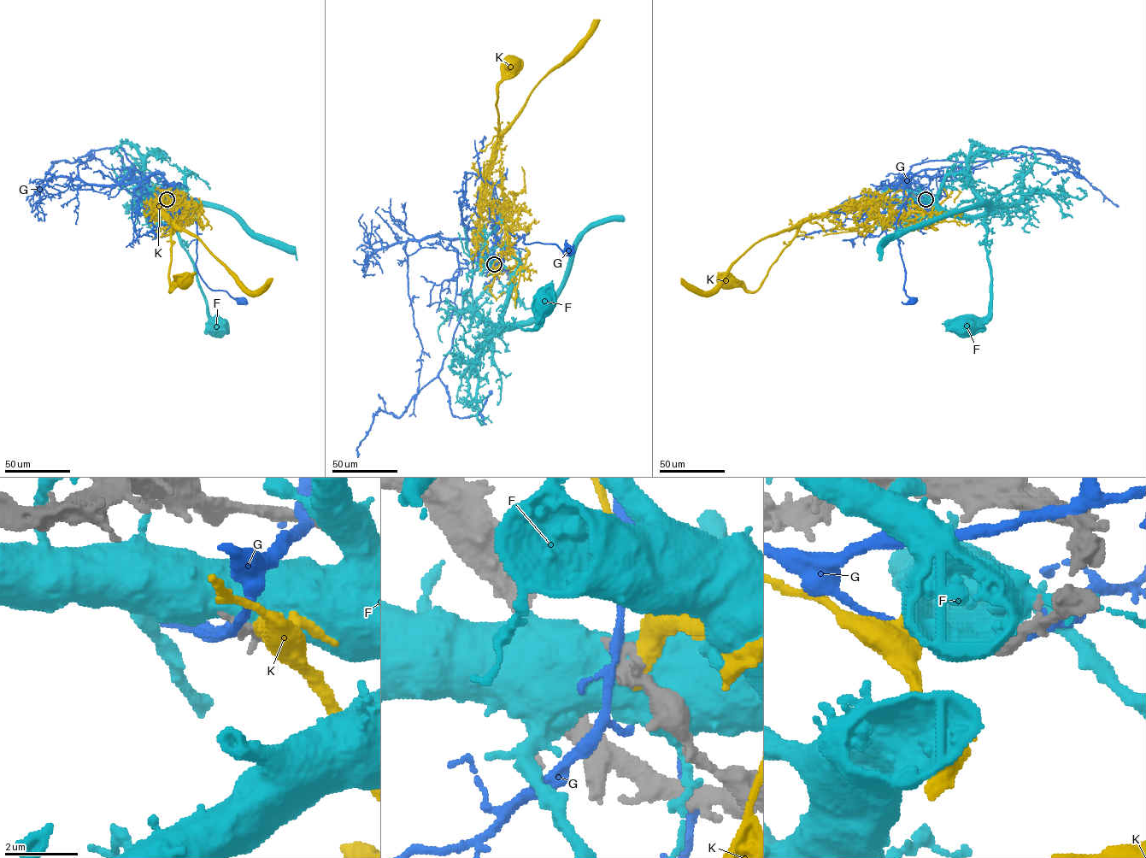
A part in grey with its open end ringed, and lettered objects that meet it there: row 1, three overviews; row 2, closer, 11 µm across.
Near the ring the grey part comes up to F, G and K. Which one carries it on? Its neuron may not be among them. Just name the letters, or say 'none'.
none

